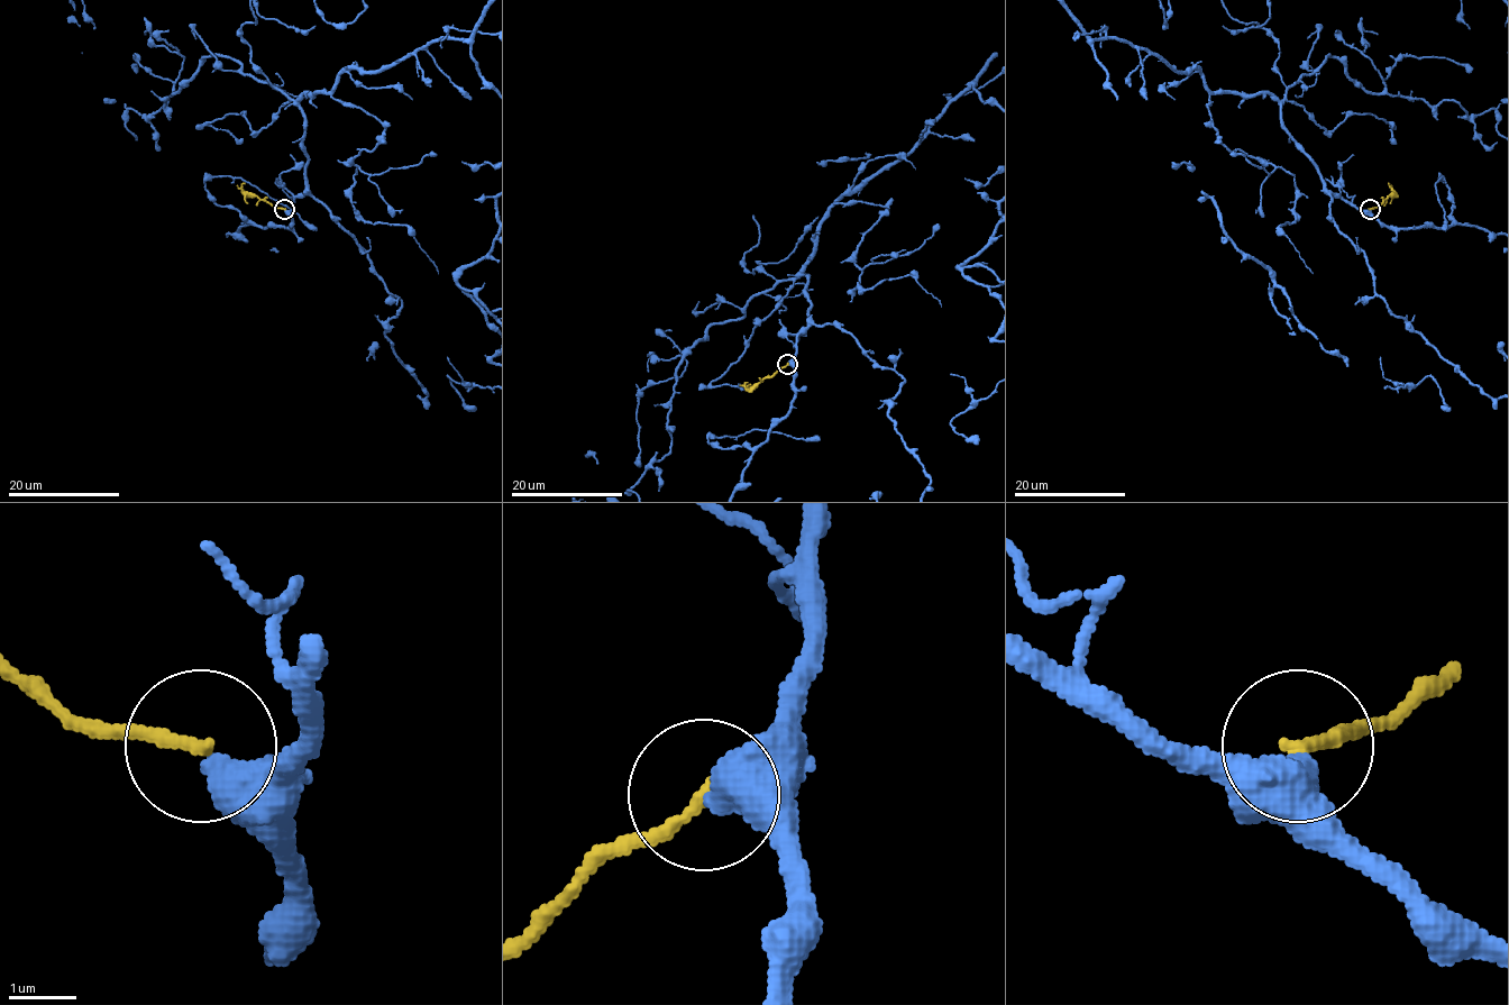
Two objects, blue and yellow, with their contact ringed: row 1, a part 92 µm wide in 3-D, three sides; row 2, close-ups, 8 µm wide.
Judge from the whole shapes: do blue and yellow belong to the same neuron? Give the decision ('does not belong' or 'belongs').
does not belong

